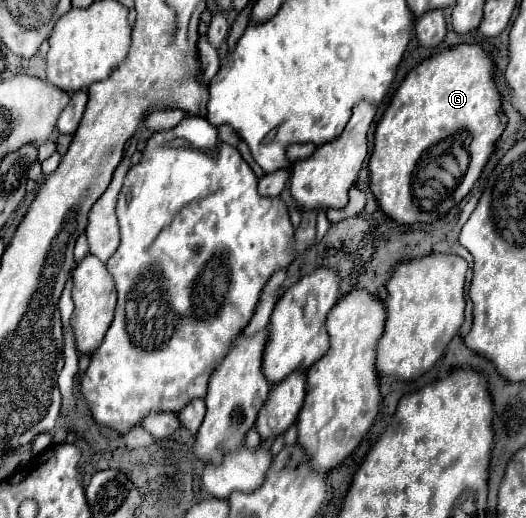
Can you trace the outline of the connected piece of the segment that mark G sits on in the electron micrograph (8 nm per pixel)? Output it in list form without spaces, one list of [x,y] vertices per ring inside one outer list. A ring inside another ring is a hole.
[[[455,45],[425,59],[407,73],[377,123],[369,159],[369,181],[377,203],[403,225],[443,217],[471,191],[503,129],[505,115],[493,81],[493,61],[479,45]],[[461,129],[469,133],[457,133]],[[453,133],[457,137],[451,137]],[[465,169],[467,175],[457,177]]]

